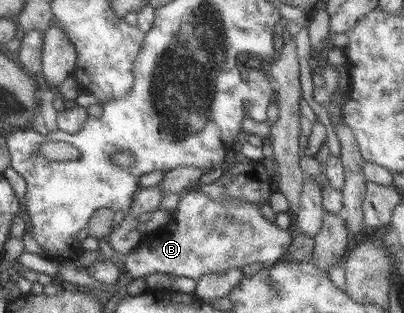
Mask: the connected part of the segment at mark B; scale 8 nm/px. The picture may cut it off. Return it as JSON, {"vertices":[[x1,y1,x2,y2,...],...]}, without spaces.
{"vertices":[[196,188,187,191,165,227,144,237,137,249,124,256,125,270,132,279,164,273,190,278,198,283,210,273,241,269,253,263,276,264,292,246,291,231,278,227,256,205,243,201,246,200,221,205]]}

